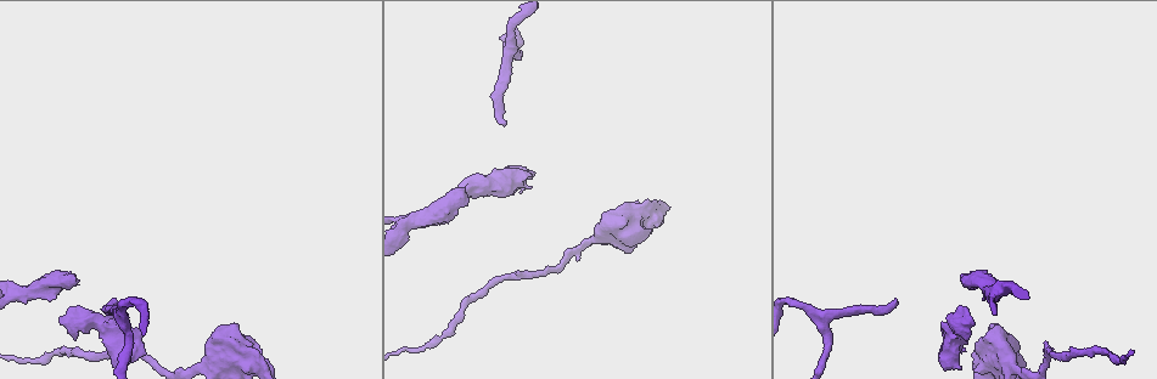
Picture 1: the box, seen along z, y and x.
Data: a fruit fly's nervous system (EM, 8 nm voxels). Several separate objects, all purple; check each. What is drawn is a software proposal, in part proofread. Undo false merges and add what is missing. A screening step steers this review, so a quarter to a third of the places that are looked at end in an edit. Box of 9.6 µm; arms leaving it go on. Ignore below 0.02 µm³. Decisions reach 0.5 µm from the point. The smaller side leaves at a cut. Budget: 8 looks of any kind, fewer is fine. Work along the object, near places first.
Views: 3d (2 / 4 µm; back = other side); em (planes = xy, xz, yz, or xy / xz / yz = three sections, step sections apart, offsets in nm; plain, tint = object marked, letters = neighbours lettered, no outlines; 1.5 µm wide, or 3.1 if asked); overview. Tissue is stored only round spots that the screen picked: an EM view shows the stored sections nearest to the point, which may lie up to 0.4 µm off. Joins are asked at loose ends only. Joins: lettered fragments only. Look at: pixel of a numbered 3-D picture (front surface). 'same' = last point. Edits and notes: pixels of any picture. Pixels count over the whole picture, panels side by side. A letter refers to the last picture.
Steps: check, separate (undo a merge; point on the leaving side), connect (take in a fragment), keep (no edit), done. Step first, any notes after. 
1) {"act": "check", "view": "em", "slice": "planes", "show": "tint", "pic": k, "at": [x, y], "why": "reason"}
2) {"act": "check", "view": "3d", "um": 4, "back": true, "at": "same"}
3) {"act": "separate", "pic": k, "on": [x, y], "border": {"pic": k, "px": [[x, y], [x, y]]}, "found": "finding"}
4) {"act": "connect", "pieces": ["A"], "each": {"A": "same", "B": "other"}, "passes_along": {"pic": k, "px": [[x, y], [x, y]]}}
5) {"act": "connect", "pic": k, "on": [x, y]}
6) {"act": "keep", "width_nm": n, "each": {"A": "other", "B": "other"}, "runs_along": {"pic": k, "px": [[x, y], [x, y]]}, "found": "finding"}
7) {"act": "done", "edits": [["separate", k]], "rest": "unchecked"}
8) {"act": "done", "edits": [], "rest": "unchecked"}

{"act": "check", "view": "3d", "um": 2, "pic": 1, "at": [997, 294], "why": "thin arm on a thick one"}

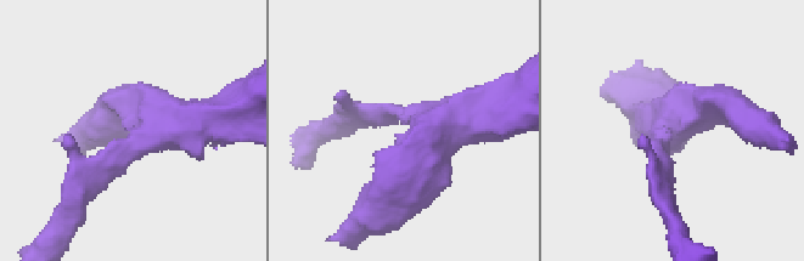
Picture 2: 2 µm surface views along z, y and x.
{"act": "check", "view": "em", "slice": "yz", "step": 8, "show": "tint", "pic": 2, "at": [678, 121], "arms": 3, "why": "need the tissue"}

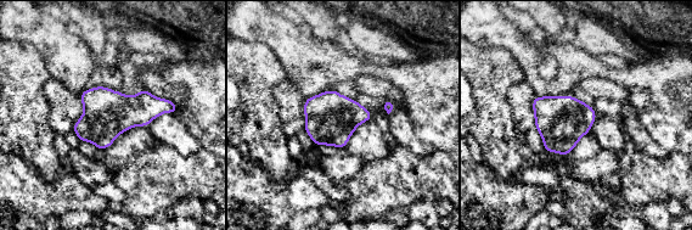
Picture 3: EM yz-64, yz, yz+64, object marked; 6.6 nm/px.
{"act": "check", "view": "em", "slice": "xz", "step": 4, "show": "letters", "at": "same"}

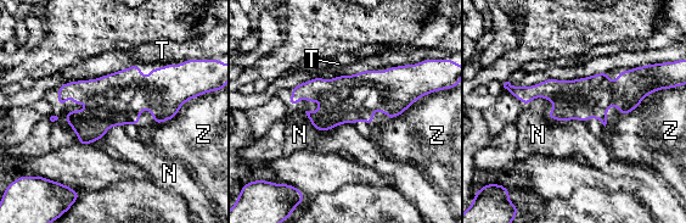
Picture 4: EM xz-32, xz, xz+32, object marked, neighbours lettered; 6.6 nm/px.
{"act": "keep", "each": {"N": "other", "T": "other", "Z": "other"}, "border": {"pic": 4, "px": [[304, 111], [319, 130], [354, 126]]}, "found": "all the same neuron"}

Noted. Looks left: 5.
{"act": "check", "view": "3d", "um": 4, "pic": 1, "at": [975, 356], "why": "branch stops here"}

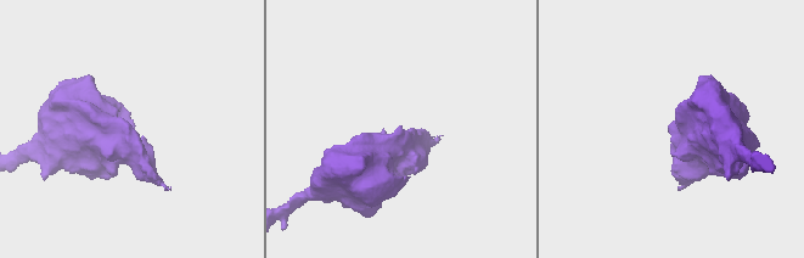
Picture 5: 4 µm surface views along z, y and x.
{"act": "check", "view": "em", "slice": "xy", "step": 4, "show": "plain", "pic": 5, "at": [404, 131]}

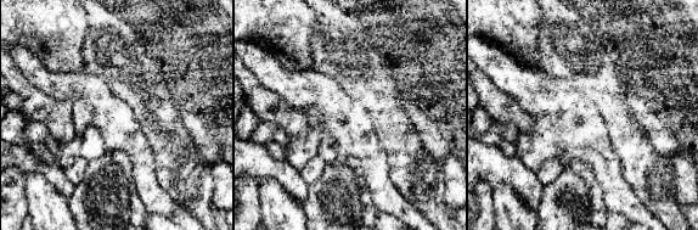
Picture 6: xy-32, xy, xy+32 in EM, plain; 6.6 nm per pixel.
{"act": "check", "view": "em", "slice": "xy", "step": 4, "show": "letters", "at": "same"}

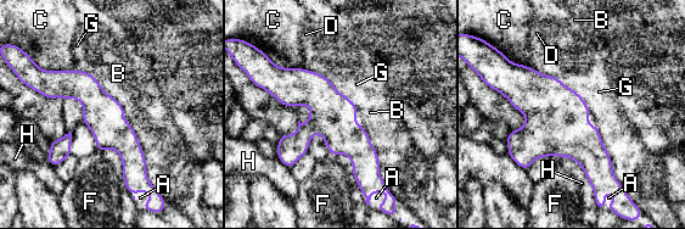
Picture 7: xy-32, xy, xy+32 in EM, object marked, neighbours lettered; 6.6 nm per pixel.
{"act": "keep", "width_nm": 260, "each": {"A": "other", "B": "other", "C": "other", "D": "other", "F": "other", "G": "other", "H": "other"}, "found": "none of them fits"}

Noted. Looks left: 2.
{"act": "check", "view": "em", "slice": "yz", "step": 8, "show": "letters", "pic": 1, "at": [588, 238]}

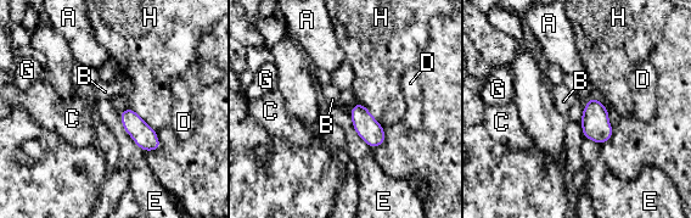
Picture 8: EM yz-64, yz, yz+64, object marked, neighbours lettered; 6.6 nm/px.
{"act": "keep", "longest_contact_nm": ["E", 320], "each": {"A": "other", "B": "other", "C": "other", "D": "other", "E": "other", "G": "other", "H": "other"}, "found": "continuous, no second neuron"}

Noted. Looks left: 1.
{"act": "done", "edits": [], "rest": "unchecked"}

